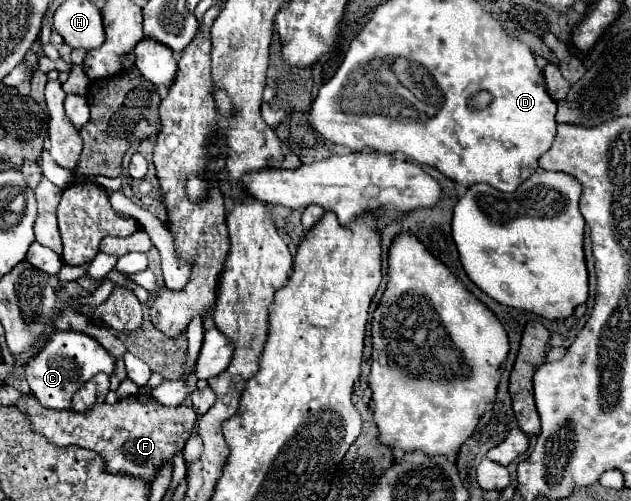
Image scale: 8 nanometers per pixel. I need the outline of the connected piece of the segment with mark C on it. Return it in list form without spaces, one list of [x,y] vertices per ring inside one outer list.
[[[56,331],[54,335],[50,335],[44,349],[30,359],[26,367],[26,379],[34,397],[44,407],[64,411],[72,407],[74,393],[88,379],[92,379],[96,373],[112,375],[112,371],[114,371],[114,361],[98,341],[76,331]]]

